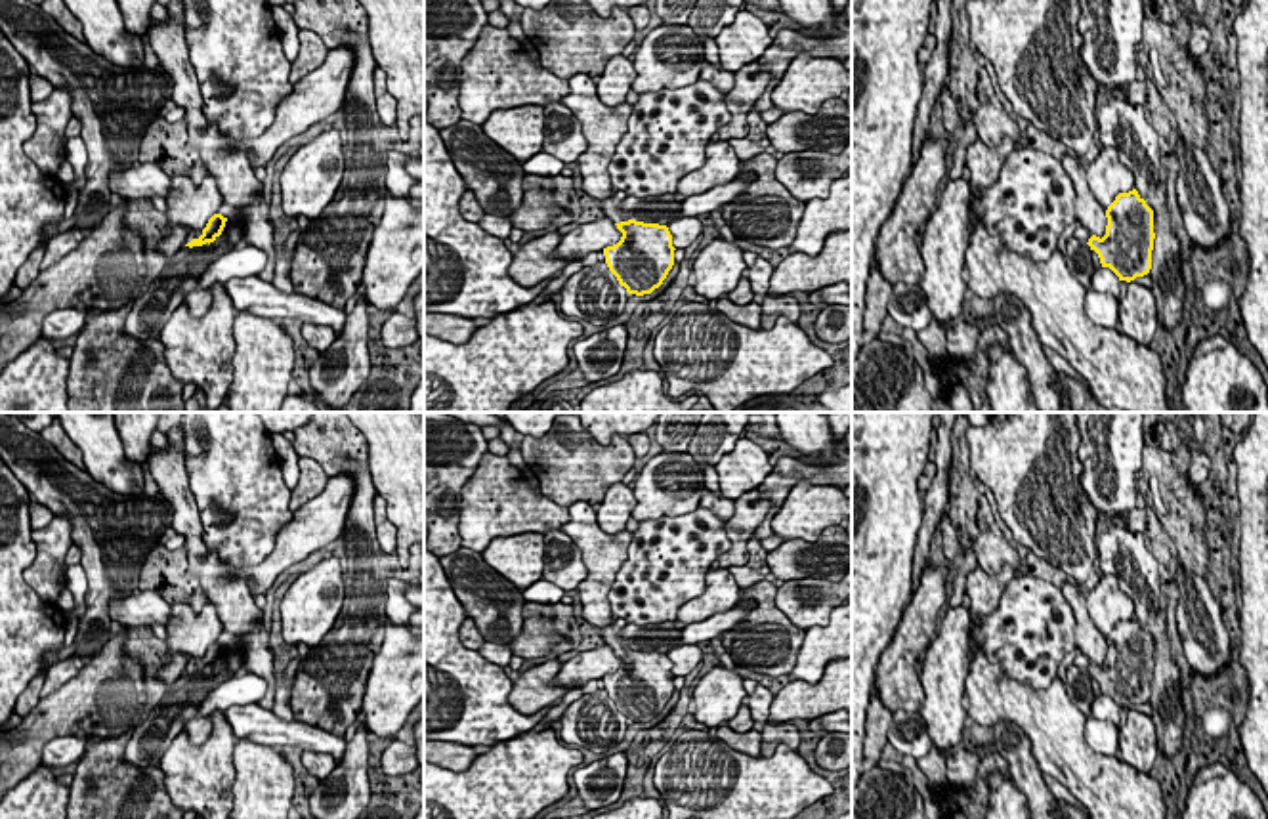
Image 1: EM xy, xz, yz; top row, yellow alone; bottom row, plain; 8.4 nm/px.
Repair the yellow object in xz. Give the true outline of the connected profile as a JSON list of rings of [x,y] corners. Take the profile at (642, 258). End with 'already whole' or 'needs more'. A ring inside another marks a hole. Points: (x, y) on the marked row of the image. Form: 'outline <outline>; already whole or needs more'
outline [[[615,195],[596,200],[594,204],[623,233],[617,244],[603,248],[609,271],[617,277],[619,284],[624,286],[628,294],[651,294],[655,288],[663,284],[663,281],[674,265],[676,248],[672,246],[672,235],[668,227],[659,223],[636,221],[632,214],[626,214],[617,206]]]; needs more

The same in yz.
outline [[[1136,189],[1119,193],[1106,210],[1106,235],[1100,239],[1077,223],[1073,237],[1087,242],[1119,281],[1134,281],[1152,269],[1153,210]]]; needs more

